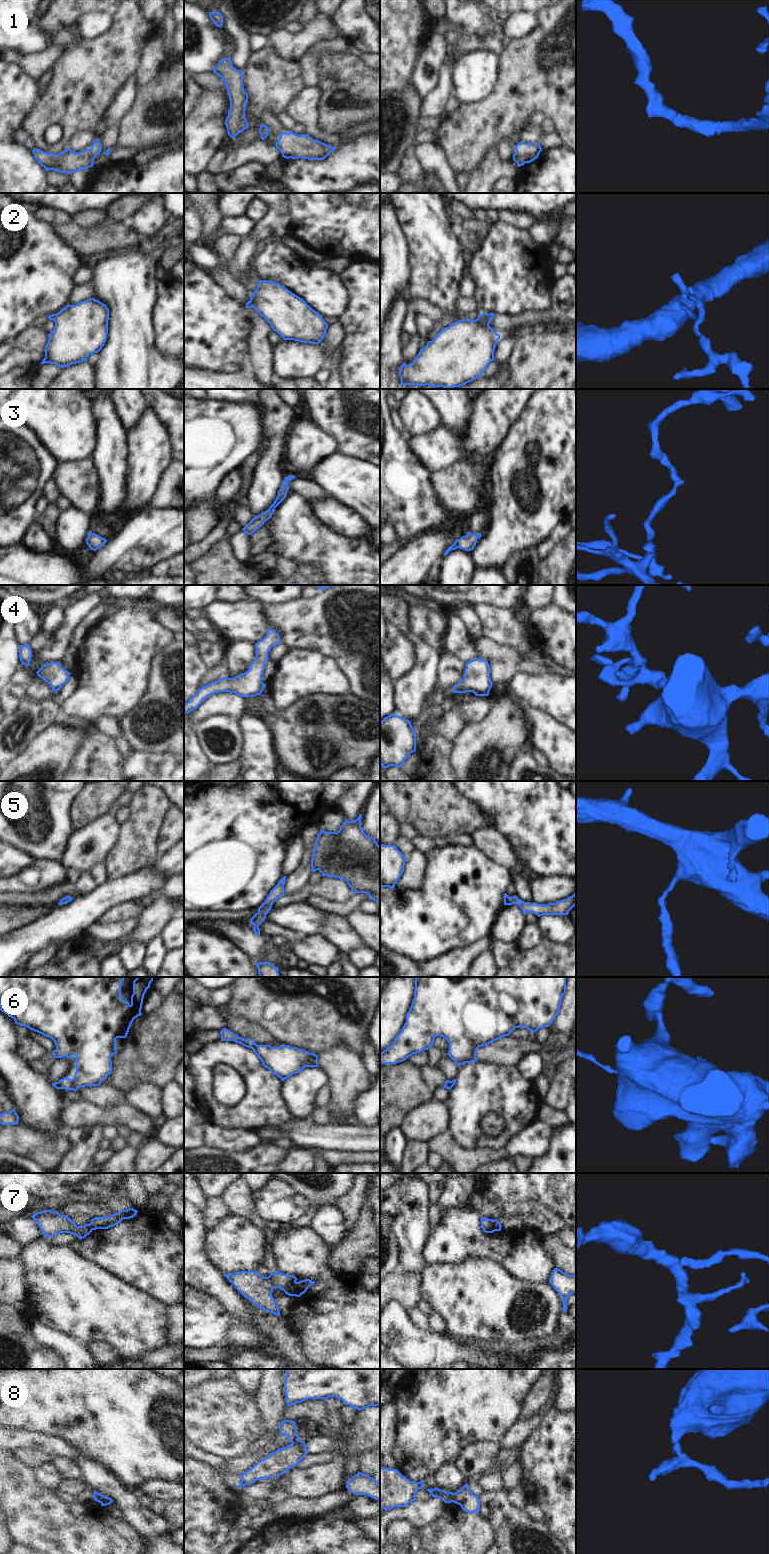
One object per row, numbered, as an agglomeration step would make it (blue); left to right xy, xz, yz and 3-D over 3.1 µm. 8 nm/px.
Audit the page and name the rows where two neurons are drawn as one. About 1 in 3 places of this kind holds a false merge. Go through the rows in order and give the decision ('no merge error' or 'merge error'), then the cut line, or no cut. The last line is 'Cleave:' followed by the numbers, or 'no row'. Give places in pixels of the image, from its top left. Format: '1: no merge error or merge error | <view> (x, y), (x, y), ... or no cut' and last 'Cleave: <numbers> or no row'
1: no merge error | no cut
2: no merge error | no cut
3: no merge error | no cut
4: no merge error | no cut
5: no merge error | no cut
6: merge error | xz (257, 1045), (252, 1048)
7: merge error | xz (295, 1281), (283, 1290)
8: merge error | yz (453, 1493), (451, 1501)
Cleave: 6, 7, 8

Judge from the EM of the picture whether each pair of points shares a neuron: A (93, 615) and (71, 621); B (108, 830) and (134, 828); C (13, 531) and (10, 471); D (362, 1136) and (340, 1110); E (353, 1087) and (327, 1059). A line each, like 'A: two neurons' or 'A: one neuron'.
A: two neurons
B: two neurons
C: one neuron
D: two neurons
E: one neuron

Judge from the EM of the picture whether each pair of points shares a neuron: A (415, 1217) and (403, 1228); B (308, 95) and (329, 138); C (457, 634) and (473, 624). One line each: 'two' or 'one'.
A: one
B: one
C: two

